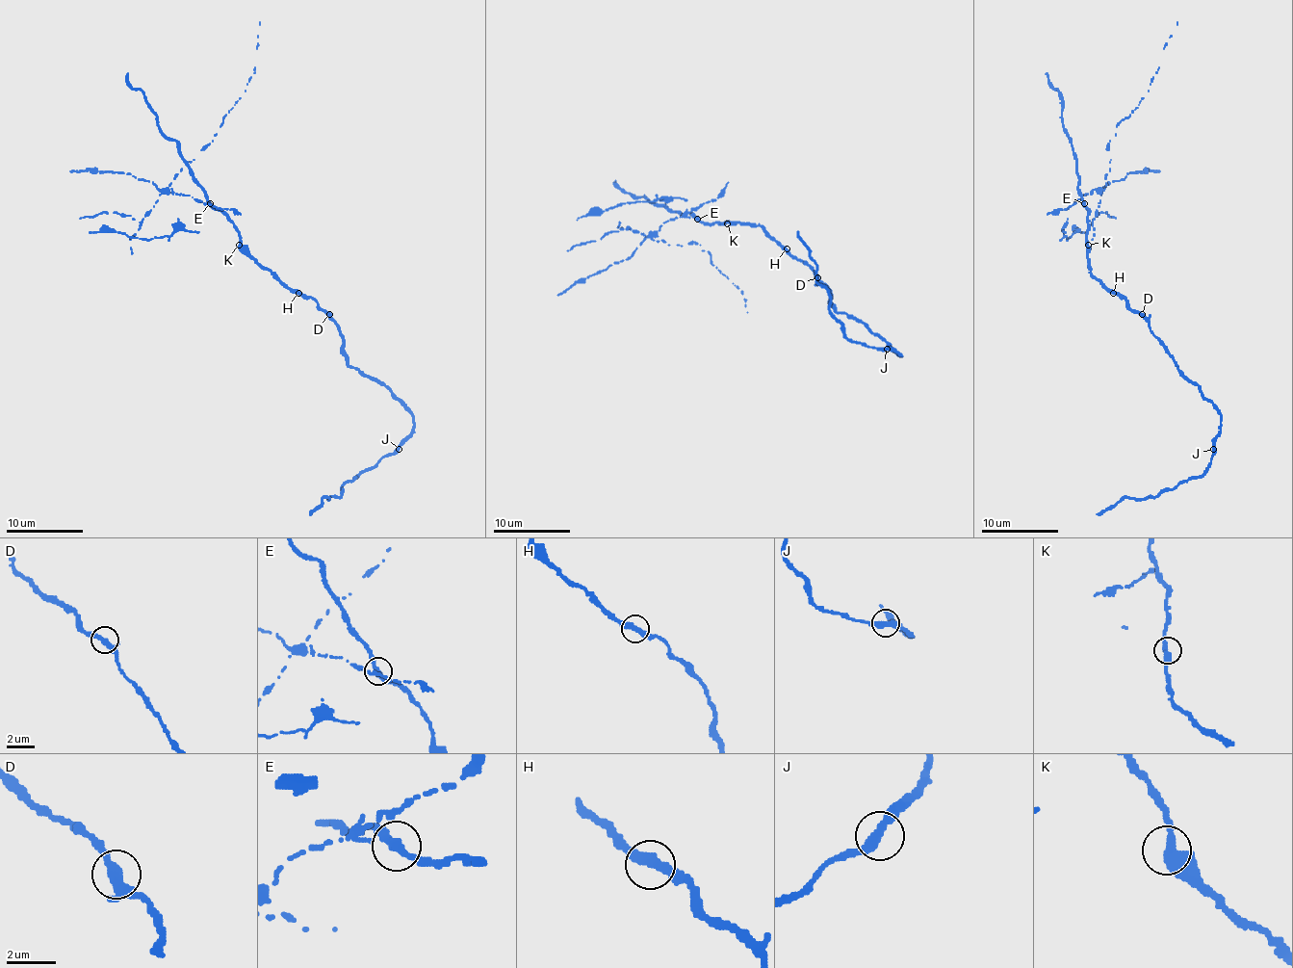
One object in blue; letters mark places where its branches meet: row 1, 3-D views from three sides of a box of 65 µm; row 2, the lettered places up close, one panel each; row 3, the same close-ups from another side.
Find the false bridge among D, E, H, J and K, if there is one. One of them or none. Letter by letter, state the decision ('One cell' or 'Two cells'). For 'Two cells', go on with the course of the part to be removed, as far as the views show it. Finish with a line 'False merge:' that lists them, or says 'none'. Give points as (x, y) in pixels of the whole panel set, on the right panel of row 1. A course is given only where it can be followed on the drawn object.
D: One cell
E: Two cells
H: One cell
J: One cell
K: One cell
False merge: E

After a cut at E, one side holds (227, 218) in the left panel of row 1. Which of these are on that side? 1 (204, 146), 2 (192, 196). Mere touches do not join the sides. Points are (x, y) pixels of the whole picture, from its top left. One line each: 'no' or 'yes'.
1: no
2: no

